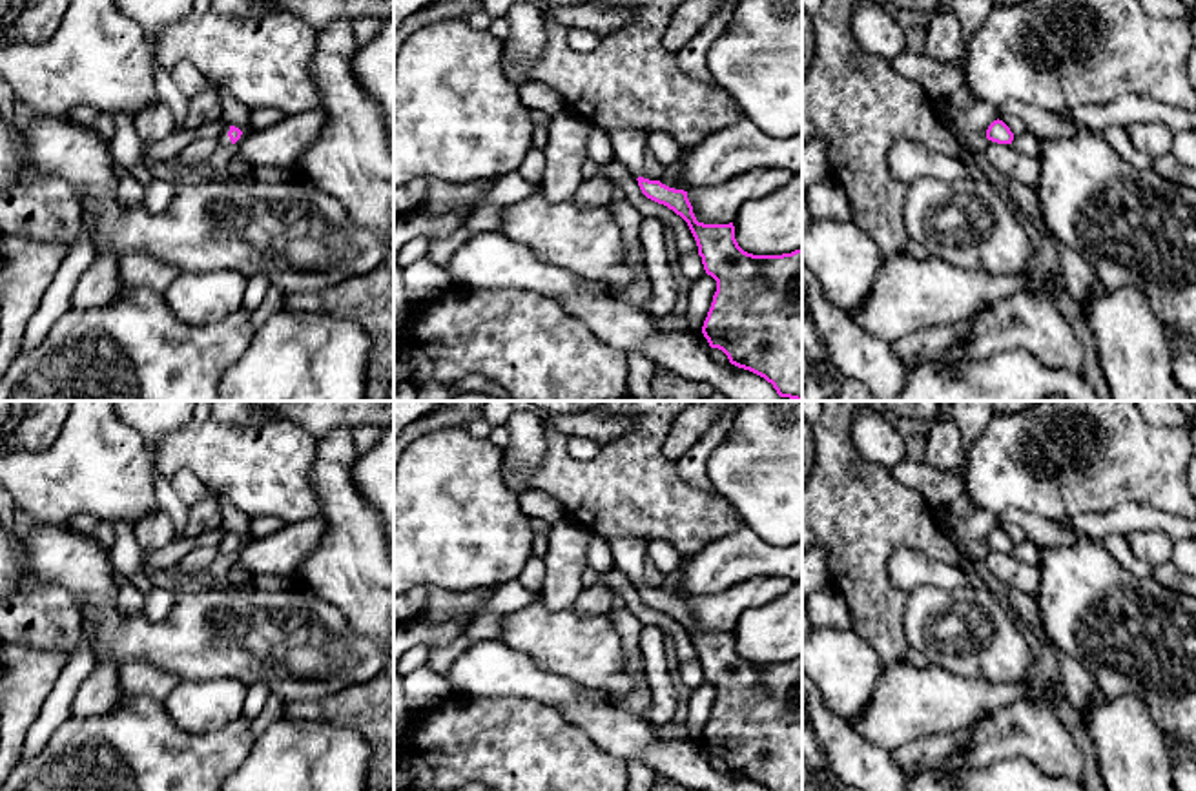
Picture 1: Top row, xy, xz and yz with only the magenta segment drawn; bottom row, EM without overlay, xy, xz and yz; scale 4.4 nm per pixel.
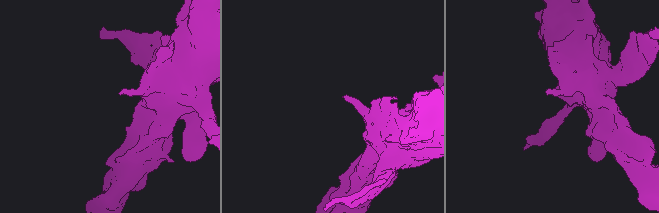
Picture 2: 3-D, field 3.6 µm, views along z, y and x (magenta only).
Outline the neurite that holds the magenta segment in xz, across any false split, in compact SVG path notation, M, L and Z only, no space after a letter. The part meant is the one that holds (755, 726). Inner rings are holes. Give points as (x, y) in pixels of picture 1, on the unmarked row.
M638 585L642 601L680 623L717 689L702 742L729 771L768 791L802 791L802 656L753 663L735 647L735 634L698 631L687 600Z

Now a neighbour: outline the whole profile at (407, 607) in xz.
M414 587L401 596L394 596L394 634L414 622L428 607L427 587Z

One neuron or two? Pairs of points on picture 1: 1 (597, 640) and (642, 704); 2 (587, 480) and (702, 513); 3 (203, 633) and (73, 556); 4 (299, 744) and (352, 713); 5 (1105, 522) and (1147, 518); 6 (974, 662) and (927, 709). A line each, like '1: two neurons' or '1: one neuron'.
1: two neurons
2: one neuron
3: one neuron
4: two neurons
5: one neuron
6: two neurons

